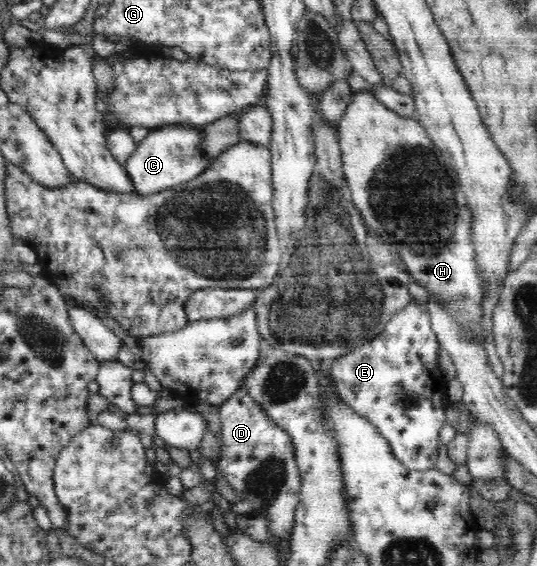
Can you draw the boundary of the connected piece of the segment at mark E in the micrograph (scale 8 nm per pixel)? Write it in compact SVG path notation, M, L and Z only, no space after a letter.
M413 301L389 319L385 330L375 339L359 346L352 354L327 362L332 369L333 382L342 402L379 429L379 433L391 445L395 458L411 470L436 468L439 432L448 422L446 411L453 404L445 393L446 386L438 366L439 348L437 335L431 328L428 307Z

